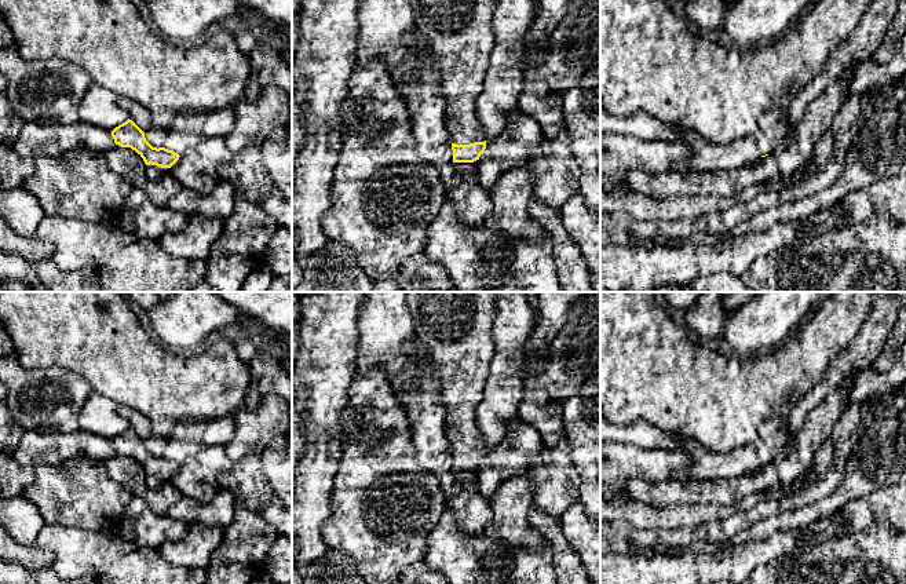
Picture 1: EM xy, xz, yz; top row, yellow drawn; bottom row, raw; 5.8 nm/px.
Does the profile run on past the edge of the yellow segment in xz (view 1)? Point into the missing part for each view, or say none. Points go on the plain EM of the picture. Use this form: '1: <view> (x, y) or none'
1: xz (456, 328)

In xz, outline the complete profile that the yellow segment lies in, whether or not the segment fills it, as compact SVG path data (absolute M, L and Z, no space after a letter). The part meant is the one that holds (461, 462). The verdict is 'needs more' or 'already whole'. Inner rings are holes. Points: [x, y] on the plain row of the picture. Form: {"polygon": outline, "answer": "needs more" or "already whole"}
{"polygon": "M408 292L414 332L431 358L431 368L441 380L439 402L447 410L445 434L450 442L453 471L478 475L486 457L485 444L476 426L476 406L496 353L493 324L497 317L494 292Z", "answer": "needs more"}

